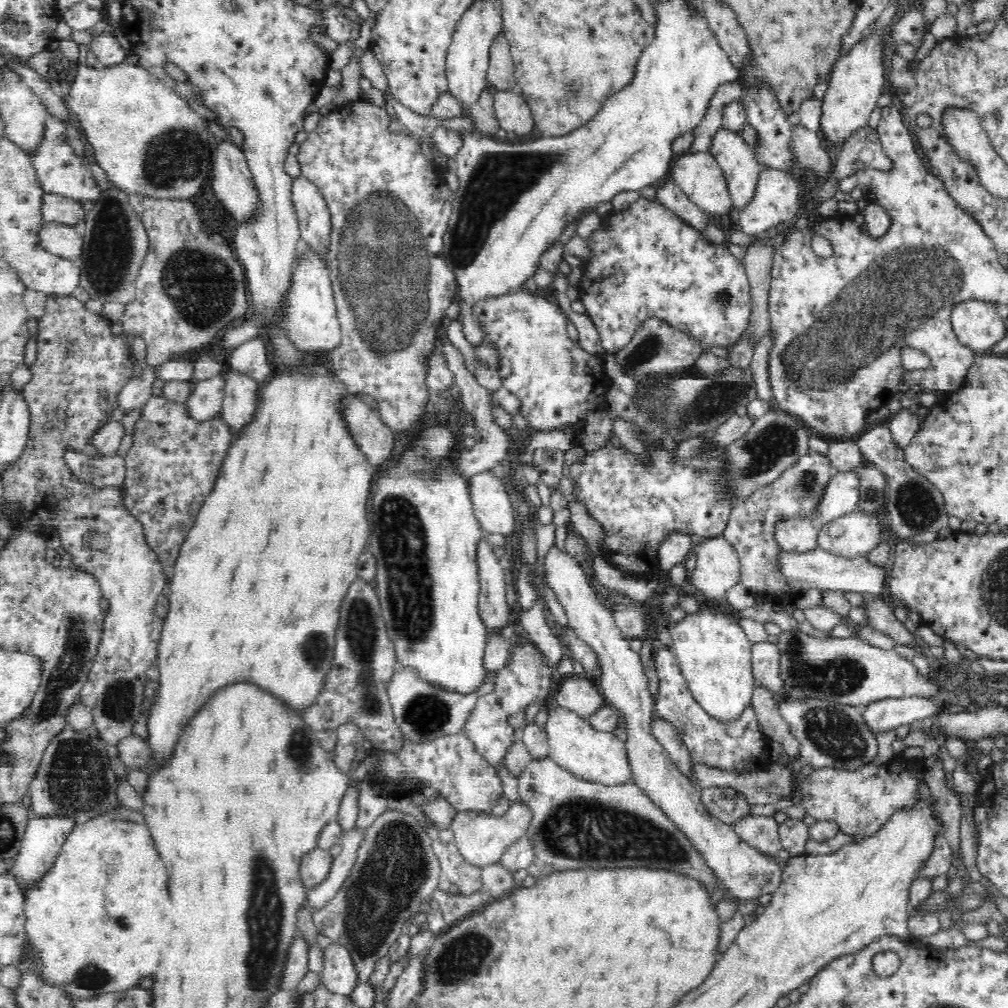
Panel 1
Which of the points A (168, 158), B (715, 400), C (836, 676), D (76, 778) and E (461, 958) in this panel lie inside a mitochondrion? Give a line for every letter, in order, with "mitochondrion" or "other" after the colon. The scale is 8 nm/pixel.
A: mitochondrion
B: mitochondrion
C: mitochondrion
D: mitochondrion
E: mitochondrion

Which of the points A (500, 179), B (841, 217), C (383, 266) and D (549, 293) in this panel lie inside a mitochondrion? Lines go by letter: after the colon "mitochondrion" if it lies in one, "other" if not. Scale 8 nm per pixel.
A: mitochondrion
B: other
C: mitochondrion
D: other

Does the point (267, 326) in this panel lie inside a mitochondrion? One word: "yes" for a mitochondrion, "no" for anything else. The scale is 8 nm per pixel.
no

